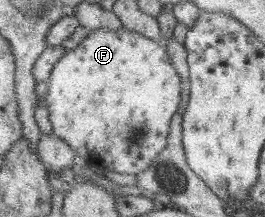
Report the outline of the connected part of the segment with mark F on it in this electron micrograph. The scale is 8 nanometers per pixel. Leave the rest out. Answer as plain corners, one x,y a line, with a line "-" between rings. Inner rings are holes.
126,27
121,30
99,28
89,32
77,47
61,58
47,82
45,99
53,133
75,150
82,163
94,162
121,174
139,174
147,170
168,145
173,117
182,104
182,87
183,79
173,67
165,43

